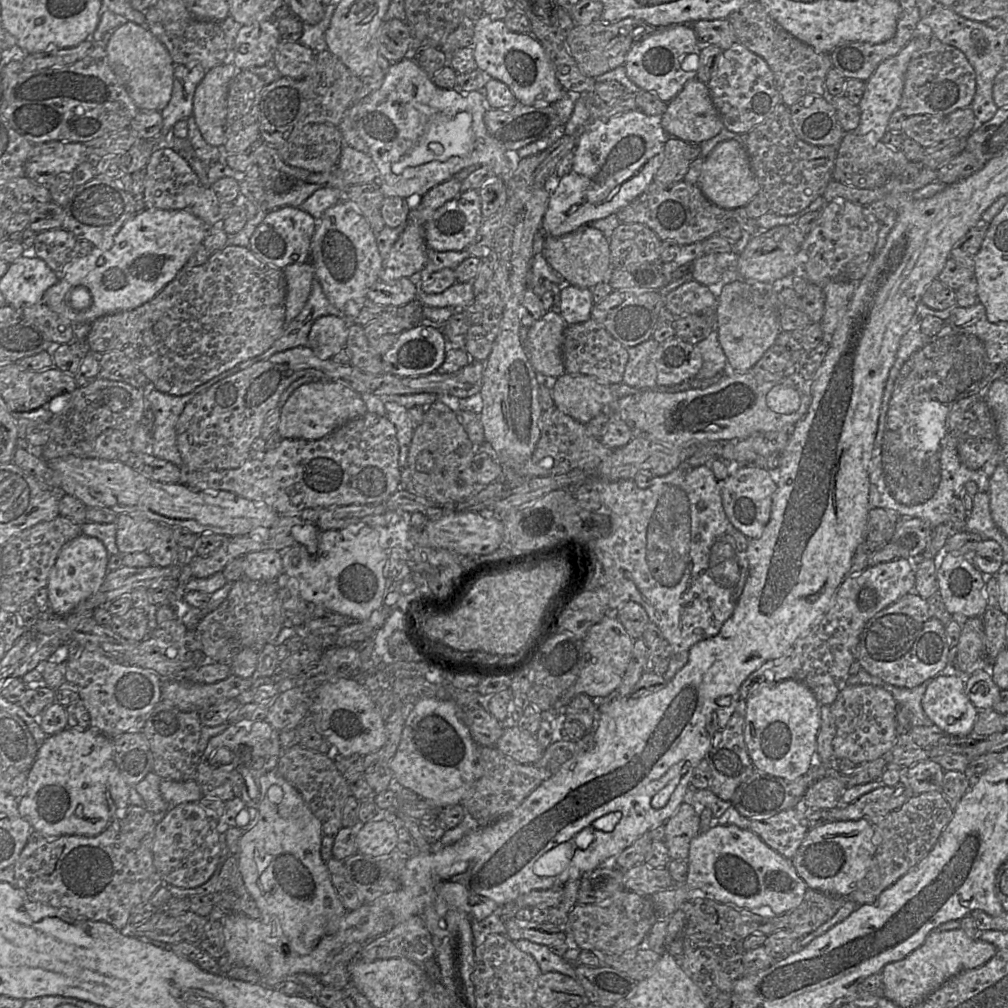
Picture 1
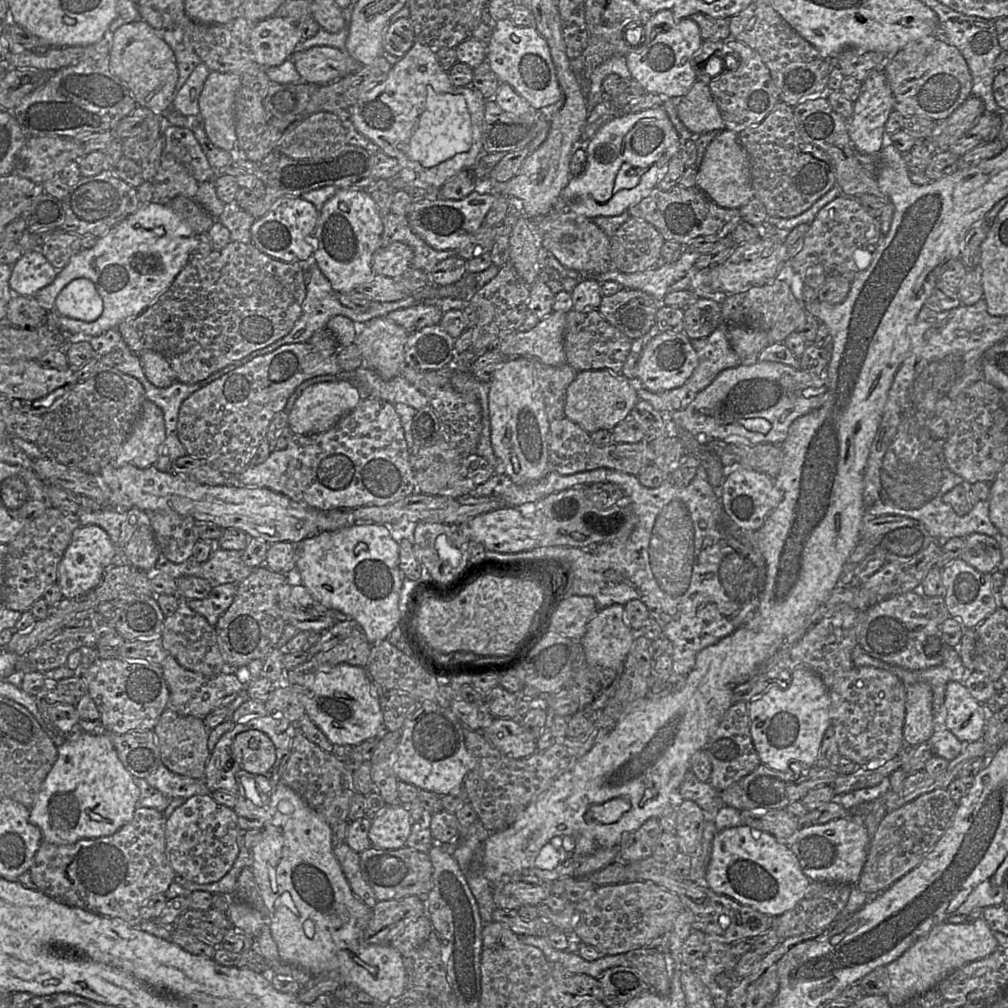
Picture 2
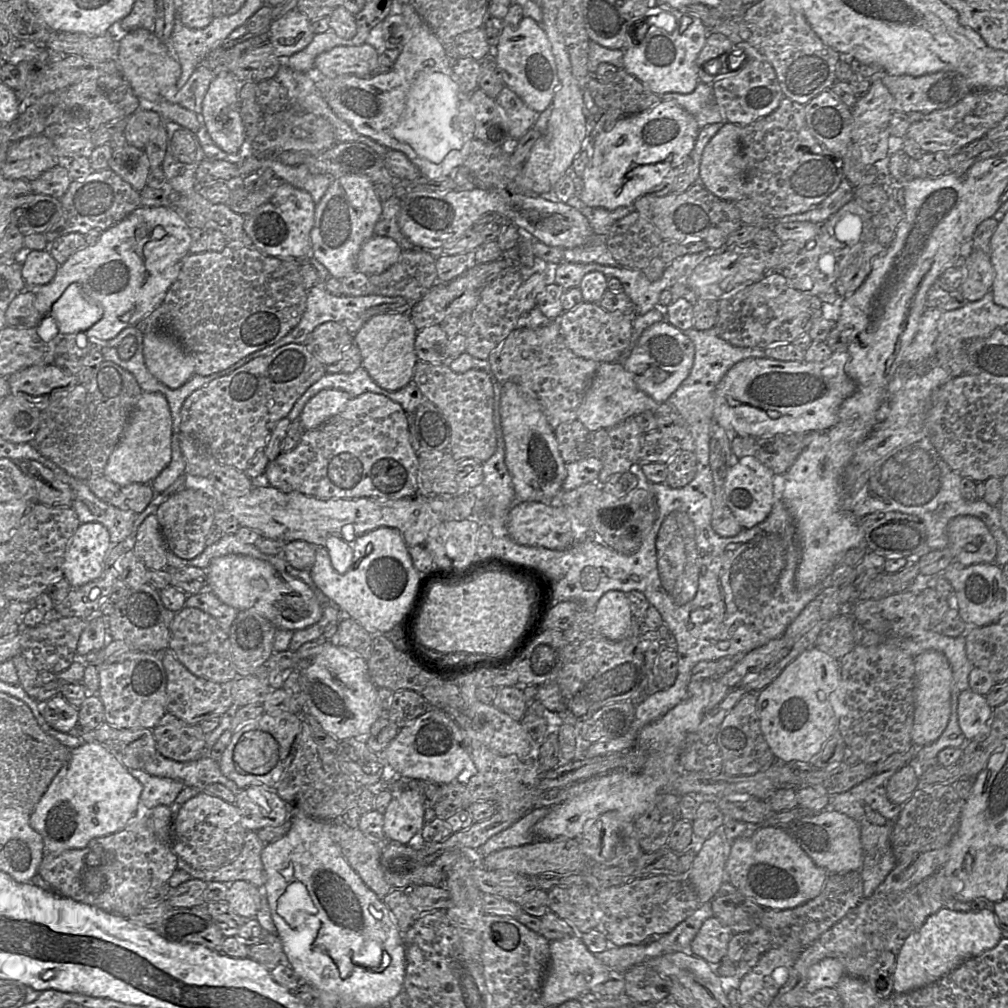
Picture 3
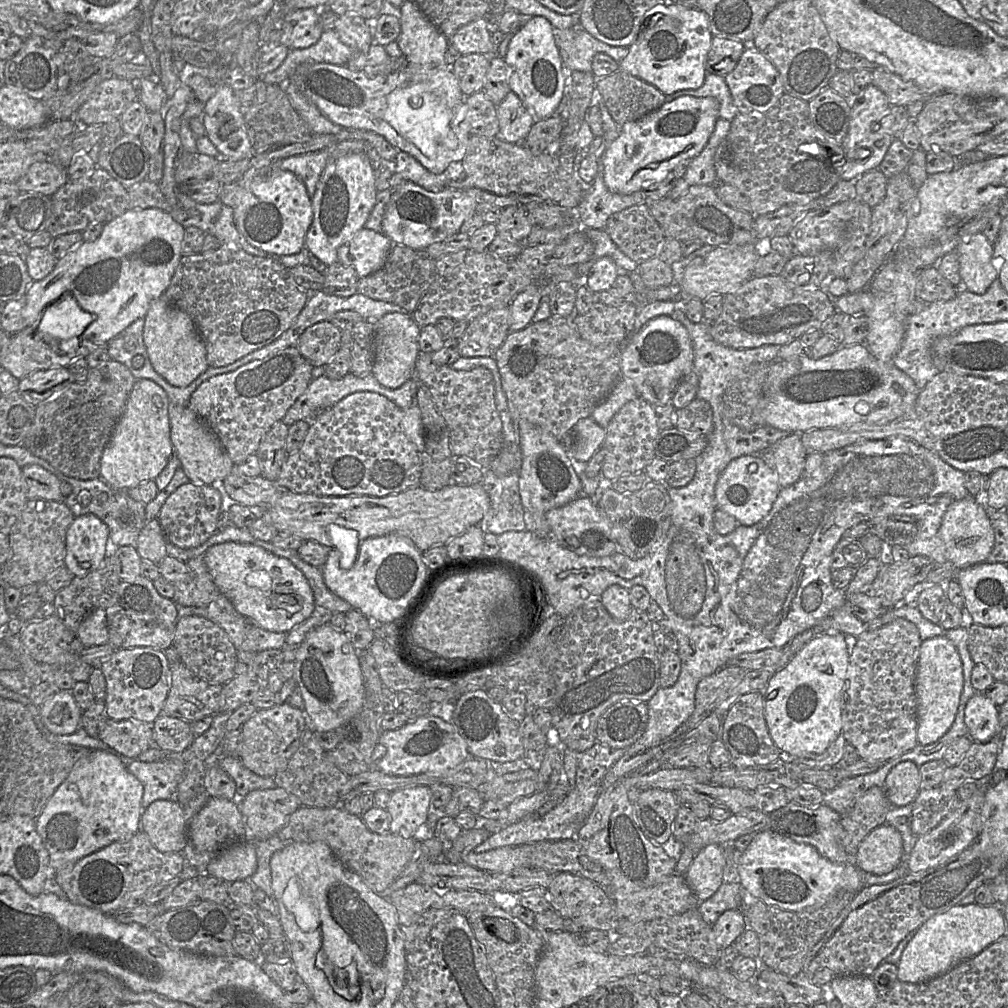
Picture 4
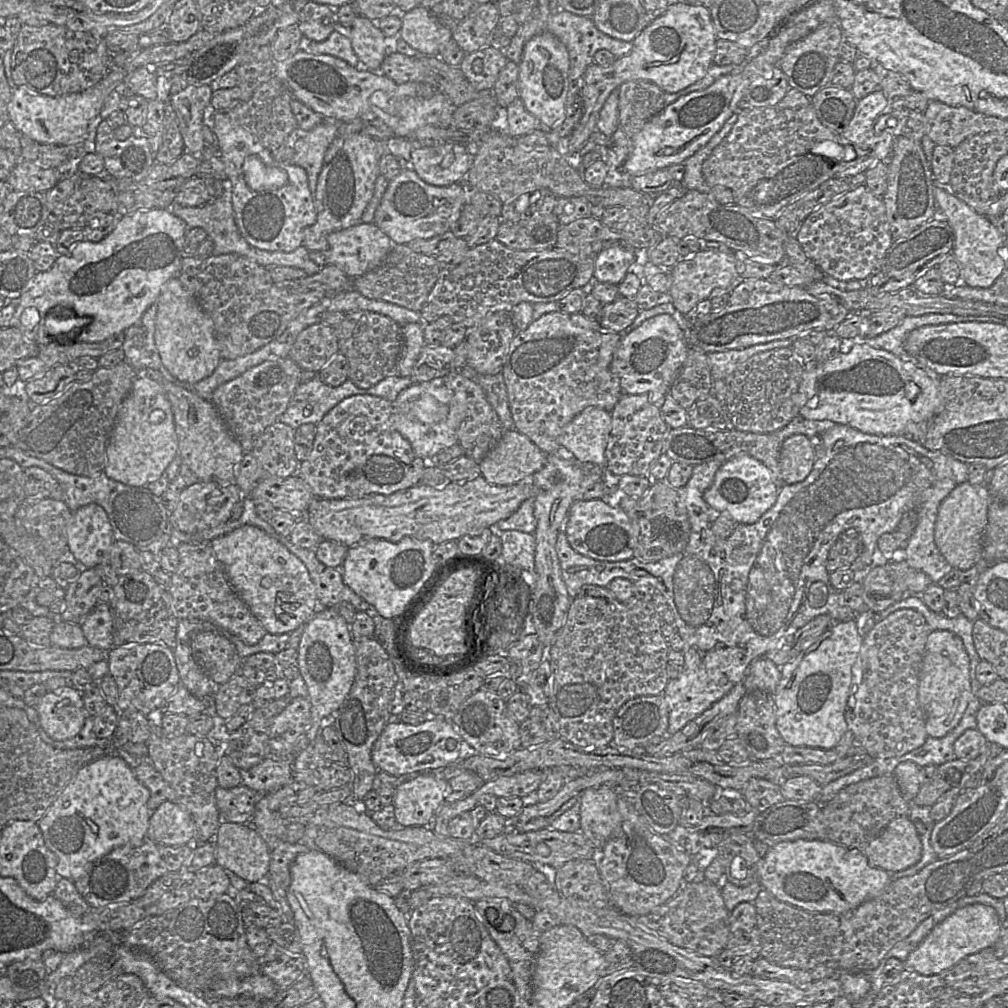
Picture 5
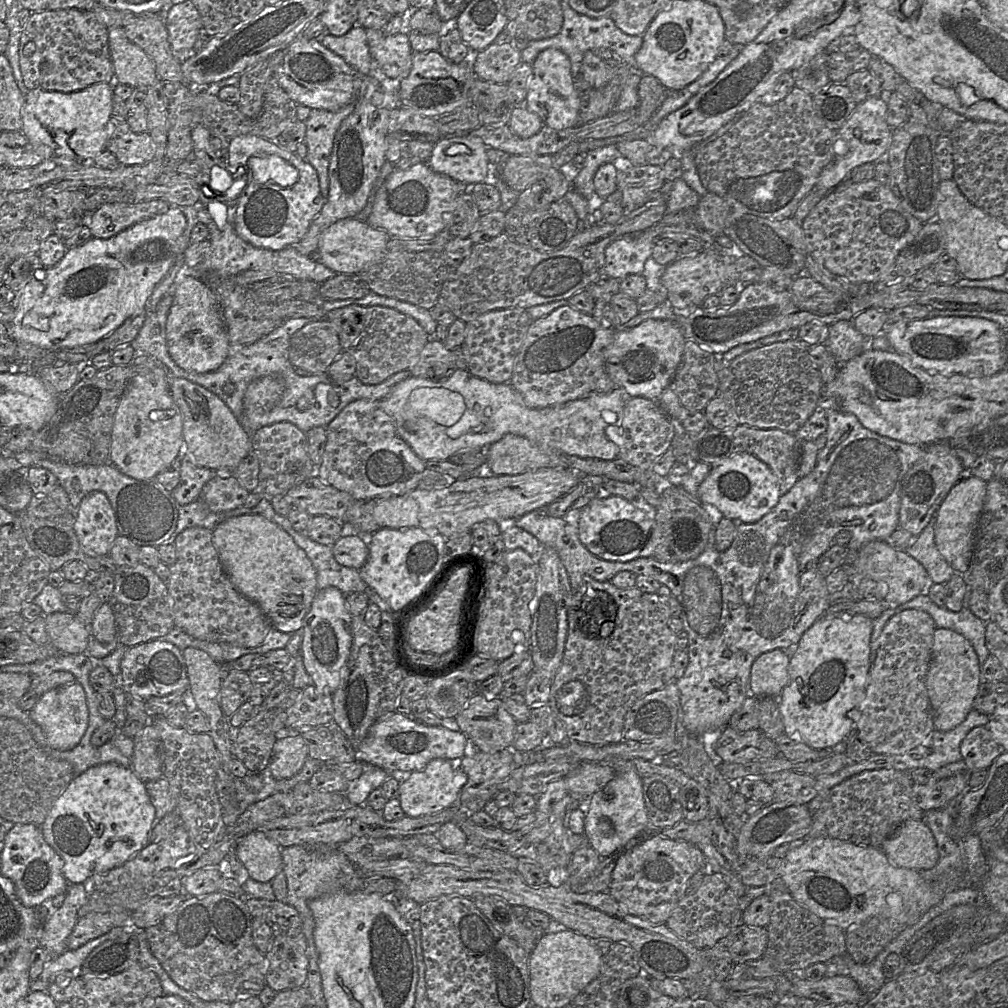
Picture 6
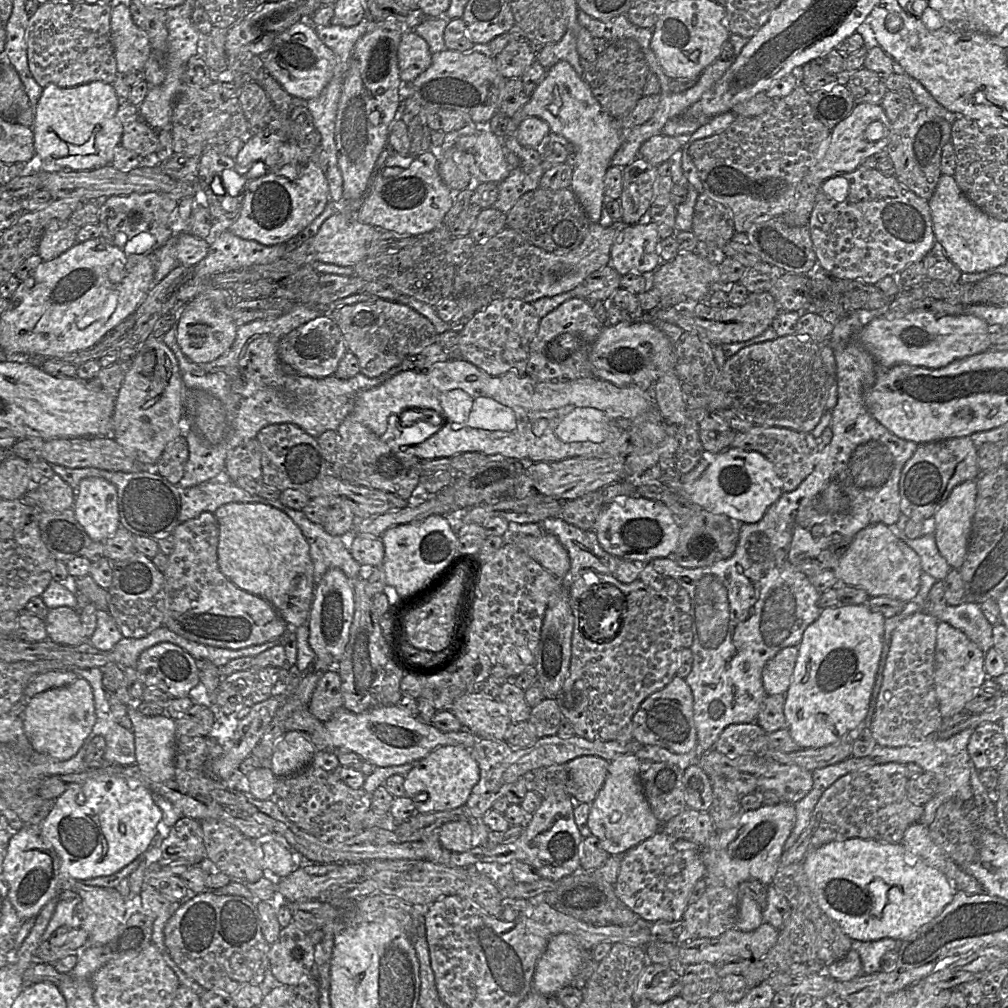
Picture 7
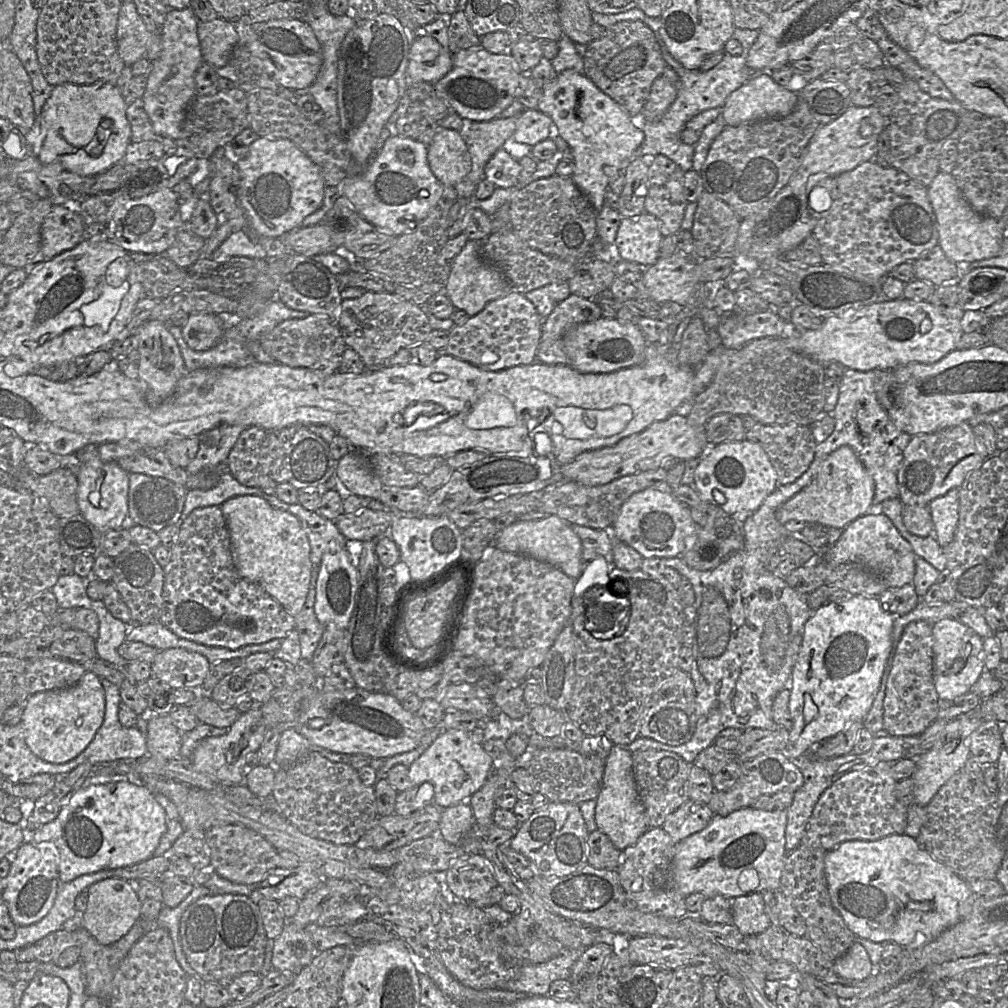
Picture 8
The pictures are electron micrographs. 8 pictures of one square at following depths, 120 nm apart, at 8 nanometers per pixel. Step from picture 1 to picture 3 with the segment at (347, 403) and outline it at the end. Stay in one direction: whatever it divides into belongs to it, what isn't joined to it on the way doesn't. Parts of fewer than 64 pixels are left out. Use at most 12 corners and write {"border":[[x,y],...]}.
{"border":[[322,390],[306,403],[299,420],[313,430],[350,400],[342,390]]}

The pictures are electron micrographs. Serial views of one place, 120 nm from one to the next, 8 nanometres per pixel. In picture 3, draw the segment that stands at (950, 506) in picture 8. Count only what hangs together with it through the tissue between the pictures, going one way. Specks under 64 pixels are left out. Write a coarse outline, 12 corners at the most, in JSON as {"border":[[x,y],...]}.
{"border":[[975,516],[947,526],[954,561],[995,563],[997,544]]}

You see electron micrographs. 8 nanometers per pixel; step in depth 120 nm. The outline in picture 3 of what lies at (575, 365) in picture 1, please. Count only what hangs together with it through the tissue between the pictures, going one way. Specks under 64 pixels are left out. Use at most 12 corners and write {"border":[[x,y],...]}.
{"border":[[582,302],[558,318],[577,356],[612,363],[634,316]]}

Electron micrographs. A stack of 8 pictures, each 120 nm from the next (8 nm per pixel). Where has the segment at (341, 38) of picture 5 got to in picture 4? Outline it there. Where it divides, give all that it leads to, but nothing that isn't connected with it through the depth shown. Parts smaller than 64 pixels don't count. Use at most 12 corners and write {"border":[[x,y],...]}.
{"border":[[335,30],[308,48],[290,49],[284,62],[263,79],[285,84],[306,62],[347,65],[354,51]]}

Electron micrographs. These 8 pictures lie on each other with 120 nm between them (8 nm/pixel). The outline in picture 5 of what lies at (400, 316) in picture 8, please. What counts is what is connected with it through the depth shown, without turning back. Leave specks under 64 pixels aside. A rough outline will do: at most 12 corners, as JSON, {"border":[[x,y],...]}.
{"border":[[346,313],[334,327],[349,379],[368,389],[397,375],[401,326]]}

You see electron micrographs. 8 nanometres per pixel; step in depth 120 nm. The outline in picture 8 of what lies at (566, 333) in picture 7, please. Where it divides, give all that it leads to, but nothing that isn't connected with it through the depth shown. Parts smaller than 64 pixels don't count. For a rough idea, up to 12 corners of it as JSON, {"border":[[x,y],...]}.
{"border":[[571,294],[542,321],[536,360],[568,365],[563,339],[601,318],[596,299]]}

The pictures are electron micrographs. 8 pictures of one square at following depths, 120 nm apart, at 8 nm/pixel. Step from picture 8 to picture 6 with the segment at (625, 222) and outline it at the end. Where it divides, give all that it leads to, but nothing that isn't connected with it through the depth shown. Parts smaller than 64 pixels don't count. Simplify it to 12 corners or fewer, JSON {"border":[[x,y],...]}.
{"border":[[650,231],[605,249],[603,274],[642,275],[654,246]]}

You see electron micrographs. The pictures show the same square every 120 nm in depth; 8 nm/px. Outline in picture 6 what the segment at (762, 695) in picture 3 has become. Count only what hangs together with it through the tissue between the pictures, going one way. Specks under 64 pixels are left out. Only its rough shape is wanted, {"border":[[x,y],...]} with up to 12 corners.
{"border":[[824,614],[790,656],[784,734],[842,748],[874,620]]}

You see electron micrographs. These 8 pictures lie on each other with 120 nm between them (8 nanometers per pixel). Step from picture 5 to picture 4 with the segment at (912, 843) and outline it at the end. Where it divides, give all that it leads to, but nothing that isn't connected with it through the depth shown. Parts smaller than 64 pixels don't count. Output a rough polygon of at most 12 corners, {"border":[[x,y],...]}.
{"border":[[883,824],[864,838],[853,863],[883,875],[898,866],[903,840]]}

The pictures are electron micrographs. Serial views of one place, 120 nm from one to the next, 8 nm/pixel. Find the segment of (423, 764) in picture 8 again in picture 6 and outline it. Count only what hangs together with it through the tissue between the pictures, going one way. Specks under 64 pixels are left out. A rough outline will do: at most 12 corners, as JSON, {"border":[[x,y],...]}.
{"border":[[433,759],[400,783],[408,817],[459,802],[467,774]]}

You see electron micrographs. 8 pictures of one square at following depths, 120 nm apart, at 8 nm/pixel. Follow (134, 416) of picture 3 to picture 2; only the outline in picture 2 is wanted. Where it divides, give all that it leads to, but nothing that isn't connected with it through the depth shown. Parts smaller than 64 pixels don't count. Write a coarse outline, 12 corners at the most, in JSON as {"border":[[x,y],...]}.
{"border":[[146,399],[111,464],[153,466],[165,438],[163,412]]}

